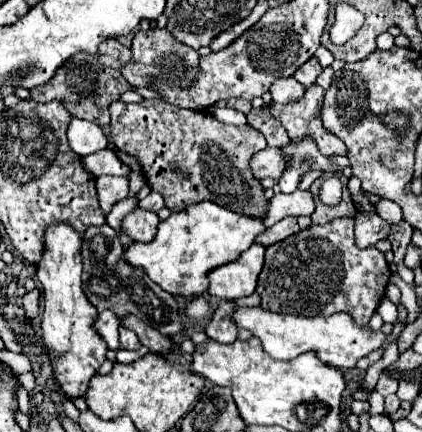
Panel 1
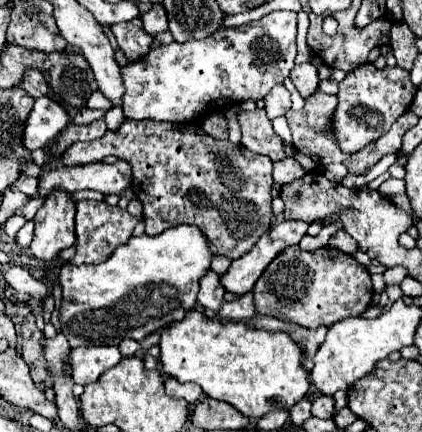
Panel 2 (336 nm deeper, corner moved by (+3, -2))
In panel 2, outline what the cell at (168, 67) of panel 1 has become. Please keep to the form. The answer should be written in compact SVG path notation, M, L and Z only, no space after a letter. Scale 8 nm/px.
M139 17L133 21L127 21L127 23L113 25L111 31L117 39L119 49L127 55L129 61L137 61L139 57L145 57L149 53L153 37L143 31Z

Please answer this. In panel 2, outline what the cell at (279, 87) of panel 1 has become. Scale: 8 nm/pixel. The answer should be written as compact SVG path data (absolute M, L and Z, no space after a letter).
M275 85L263 101L265 101L265 111L269 119L285 115L291 109L291 95L283 85Z

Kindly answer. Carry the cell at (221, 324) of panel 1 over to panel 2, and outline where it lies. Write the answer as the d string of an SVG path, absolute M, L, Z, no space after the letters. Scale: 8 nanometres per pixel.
M207 271L207 275L203 275L201 279L201 289L199 289L199 303L205 309L219 309L223 305L223 295L225 295L225 287L219 281L221 277L215 271Z

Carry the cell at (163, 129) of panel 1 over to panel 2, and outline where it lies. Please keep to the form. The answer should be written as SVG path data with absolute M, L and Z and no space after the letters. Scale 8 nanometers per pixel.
M125 119L117 133L107 131L105 137L93 143L75 143L63 155L63 165L85 165L91 161L103 161L107 155L117 155L133 167L133 193L143 203L145 233L159 235L175 225L195 225L209 239L213 255L225 255L239 259L245 255L259 237L269 229L271 219L271 185L273 185L273 161L265 155L257 155L247 147L233 145L229 141L217 141L193 123L155 123L155 121L131 121Z

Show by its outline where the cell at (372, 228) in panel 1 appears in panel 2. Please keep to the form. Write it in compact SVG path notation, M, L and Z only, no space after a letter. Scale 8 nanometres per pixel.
M337 231L331 239L329 239L329 247L335 247L339 251L345 251L349 255L353 255L357 251L357 243L353 237L349 237L345 231Z

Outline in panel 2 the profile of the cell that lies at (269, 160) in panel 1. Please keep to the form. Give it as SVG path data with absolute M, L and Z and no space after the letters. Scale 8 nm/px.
M285 157L285 159L281 159L273 165L273 181L279 183L279 185L285 185L285 183L291 183L291 181L299 179L303 173L305 171L299 165L299 161L289 159L289 157Z

